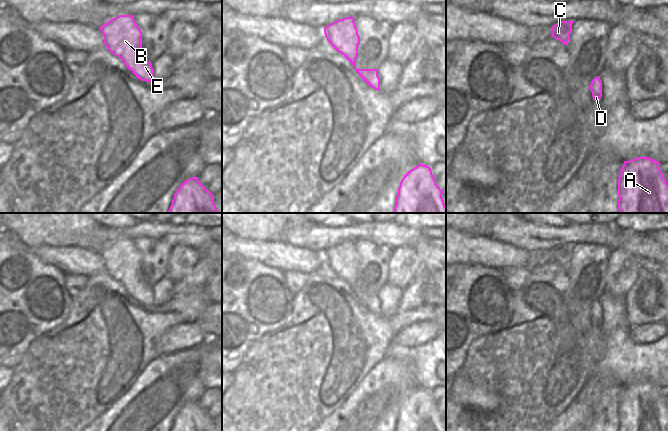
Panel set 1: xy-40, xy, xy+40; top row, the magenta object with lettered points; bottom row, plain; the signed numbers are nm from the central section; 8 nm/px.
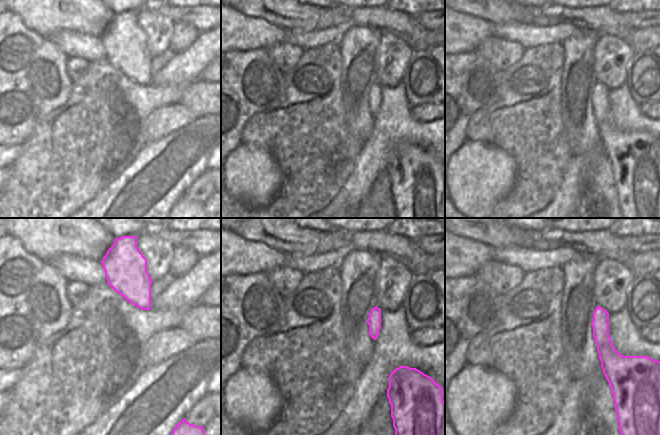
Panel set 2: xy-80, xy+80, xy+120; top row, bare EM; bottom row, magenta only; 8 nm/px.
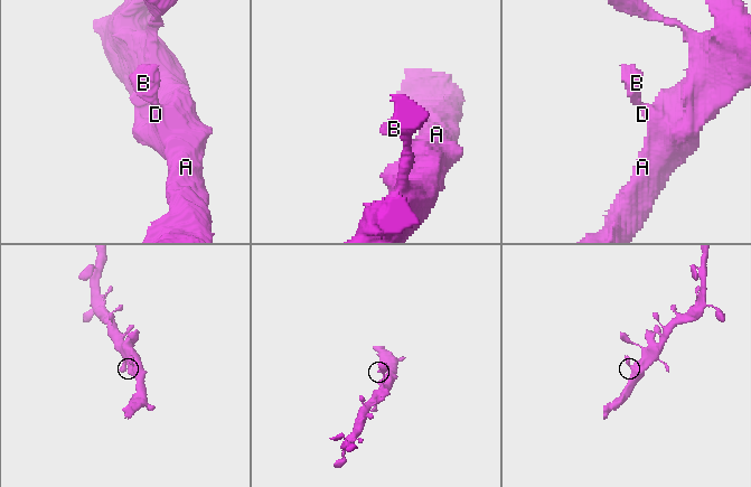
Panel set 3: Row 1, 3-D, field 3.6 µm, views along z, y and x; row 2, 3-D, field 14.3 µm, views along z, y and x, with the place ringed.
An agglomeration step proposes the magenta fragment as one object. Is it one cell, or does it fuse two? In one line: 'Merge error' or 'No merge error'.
No merge error

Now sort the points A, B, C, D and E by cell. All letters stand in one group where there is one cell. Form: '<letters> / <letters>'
A B C D E

